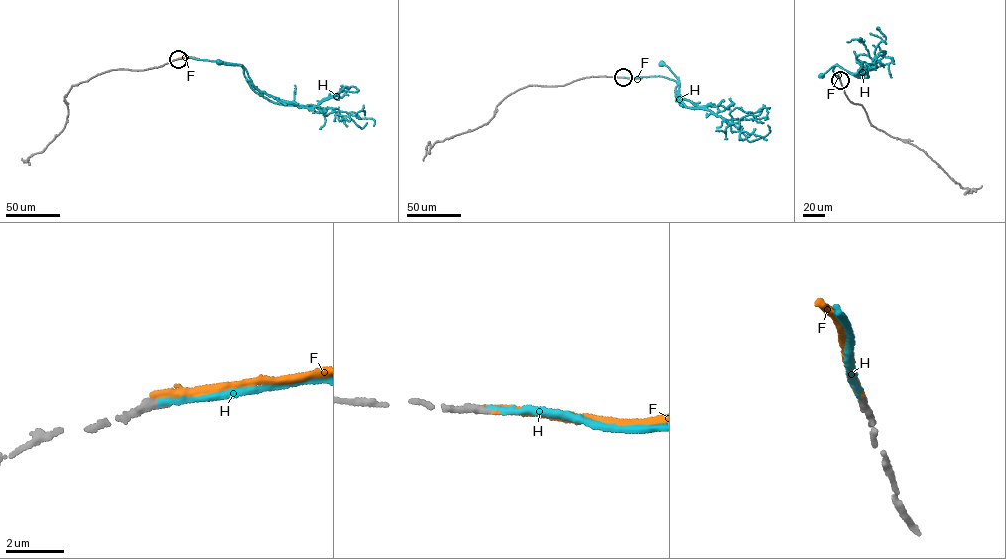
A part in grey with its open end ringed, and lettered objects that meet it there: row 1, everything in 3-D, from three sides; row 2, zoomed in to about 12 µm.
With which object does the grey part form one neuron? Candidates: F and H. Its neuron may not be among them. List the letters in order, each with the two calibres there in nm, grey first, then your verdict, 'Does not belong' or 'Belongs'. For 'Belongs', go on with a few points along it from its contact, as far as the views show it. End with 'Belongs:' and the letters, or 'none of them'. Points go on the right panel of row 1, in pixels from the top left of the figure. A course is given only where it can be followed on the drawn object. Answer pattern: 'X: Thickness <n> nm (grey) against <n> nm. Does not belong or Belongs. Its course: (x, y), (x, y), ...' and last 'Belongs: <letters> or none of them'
F: Thickness 320 nm (grey) against 280 nm. Does not belong
H: Thickness 300 nm (grey) against 200 nm. Belongs. Its course: (840, 80), (832, 70), (836, 64), (854, 74), (835, 65), (821, 76)
Belongs: H

